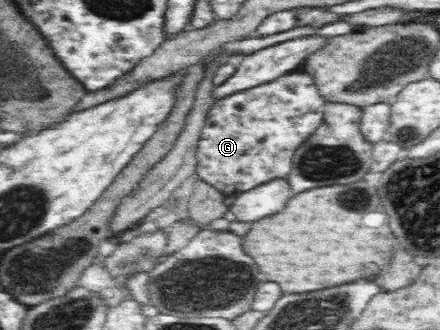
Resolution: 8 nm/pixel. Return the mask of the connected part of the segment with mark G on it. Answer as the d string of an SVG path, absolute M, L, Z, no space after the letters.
M302 70L281 74L269 83L217 101L207 111L208 115L198 137L194 177L208 183L224 197L245 193L269 181L286 179L293 167L297 148L315 134L322 124L326 103L313 76Z

